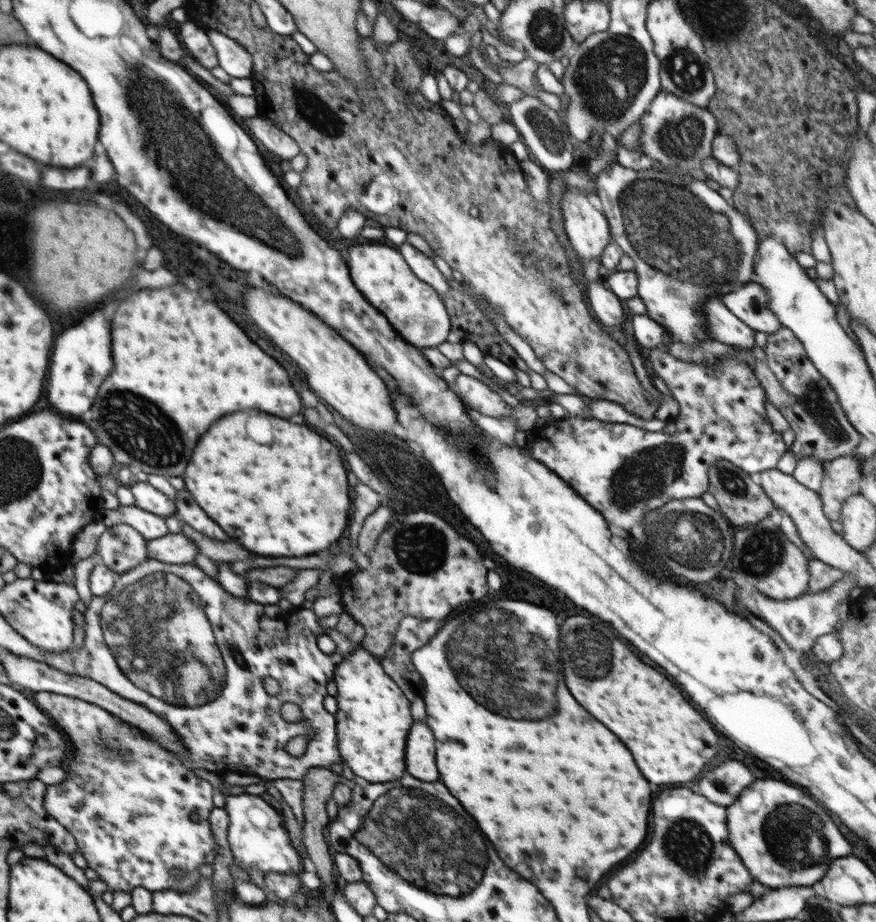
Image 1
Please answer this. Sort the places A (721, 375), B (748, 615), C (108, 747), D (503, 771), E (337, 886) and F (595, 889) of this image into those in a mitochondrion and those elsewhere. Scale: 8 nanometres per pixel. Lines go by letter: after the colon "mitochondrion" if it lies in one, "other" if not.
A: other
B: other
C: mitochondrion
D: other
E: other
F: other

